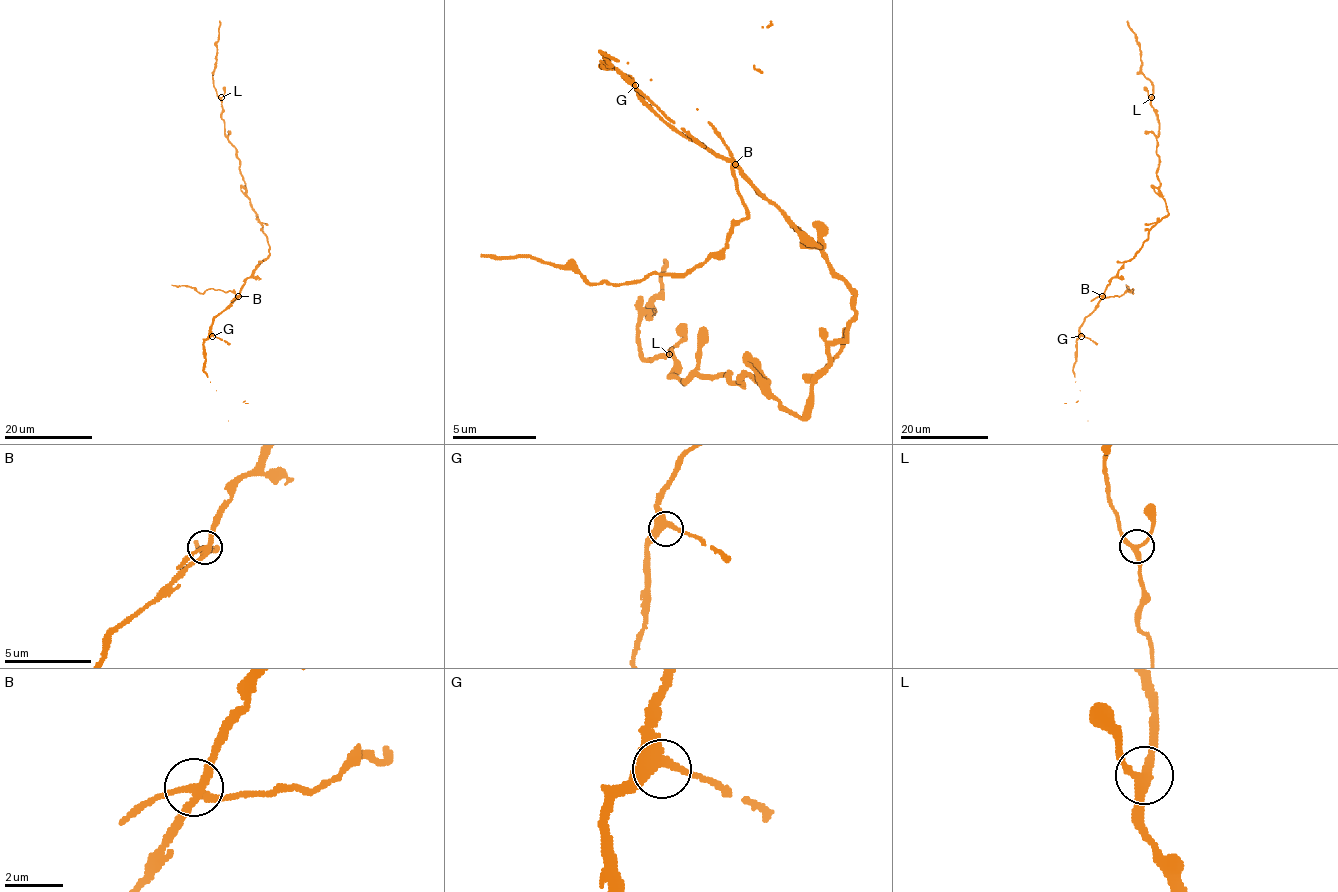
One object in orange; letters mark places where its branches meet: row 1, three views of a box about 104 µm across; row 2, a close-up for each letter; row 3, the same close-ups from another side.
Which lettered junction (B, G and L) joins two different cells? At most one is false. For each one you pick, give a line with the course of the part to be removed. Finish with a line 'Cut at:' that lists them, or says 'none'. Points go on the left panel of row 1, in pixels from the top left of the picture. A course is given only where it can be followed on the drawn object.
B: Course of the part to remove: (238, 295), (230, 291), (207, 289), (198, 293), (190, 287), (171, 284)
Cut at: B

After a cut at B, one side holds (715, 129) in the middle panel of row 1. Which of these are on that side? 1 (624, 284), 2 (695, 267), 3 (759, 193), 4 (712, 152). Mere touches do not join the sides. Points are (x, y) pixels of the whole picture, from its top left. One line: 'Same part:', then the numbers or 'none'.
Same part: 1, 2

